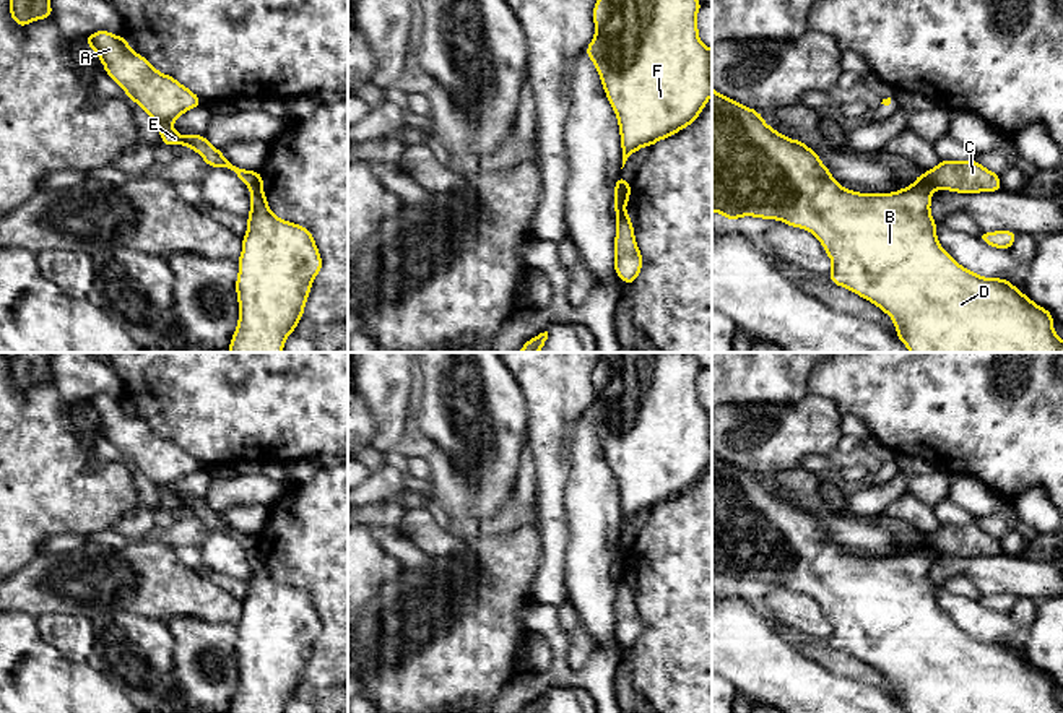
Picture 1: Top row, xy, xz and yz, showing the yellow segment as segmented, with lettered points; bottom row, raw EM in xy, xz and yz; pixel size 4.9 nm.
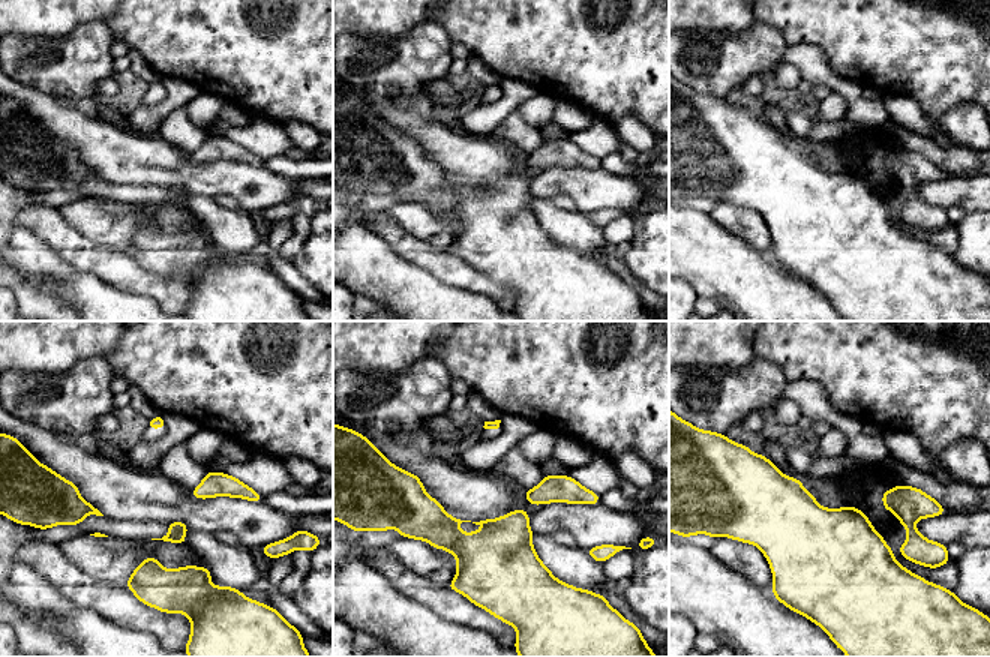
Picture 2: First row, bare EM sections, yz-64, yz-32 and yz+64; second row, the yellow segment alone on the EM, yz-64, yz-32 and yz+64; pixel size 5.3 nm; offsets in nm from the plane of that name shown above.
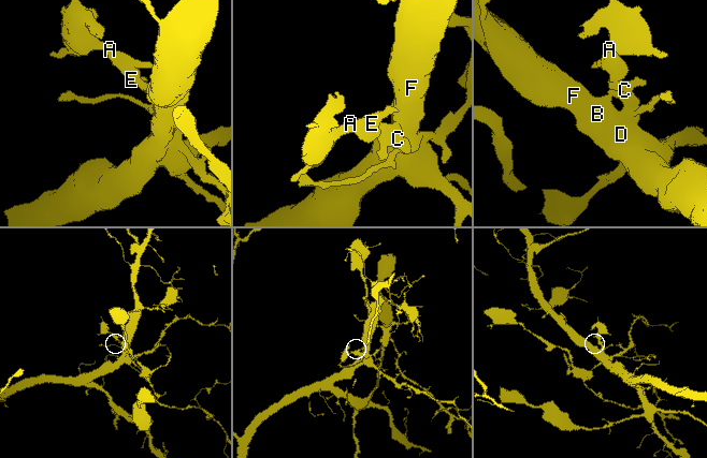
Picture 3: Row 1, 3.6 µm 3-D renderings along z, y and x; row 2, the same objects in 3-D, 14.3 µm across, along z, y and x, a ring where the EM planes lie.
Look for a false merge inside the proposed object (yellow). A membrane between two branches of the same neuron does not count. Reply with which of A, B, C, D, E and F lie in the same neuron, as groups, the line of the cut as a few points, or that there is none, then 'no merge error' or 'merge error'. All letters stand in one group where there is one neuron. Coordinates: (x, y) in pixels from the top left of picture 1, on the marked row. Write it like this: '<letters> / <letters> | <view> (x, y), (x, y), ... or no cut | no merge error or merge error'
A C E / B D F | yz (915, 182), (930, 192) | merge error

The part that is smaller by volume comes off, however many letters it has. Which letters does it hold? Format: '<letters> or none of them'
A, C, E

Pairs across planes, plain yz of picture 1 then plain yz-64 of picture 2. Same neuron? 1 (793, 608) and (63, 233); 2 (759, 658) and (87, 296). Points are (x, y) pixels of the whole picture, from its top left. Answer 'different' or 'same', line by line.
1: different
2: same

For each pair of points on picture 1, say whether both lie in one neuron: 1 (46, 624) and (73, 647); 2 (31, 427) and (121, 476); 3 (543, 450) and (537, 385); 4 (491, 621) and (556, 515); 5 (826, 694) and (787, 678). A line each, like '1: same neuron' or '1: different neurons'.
1: same neuron
2: same neuron
3: same neuron
4: different neurons
5: same neuron

